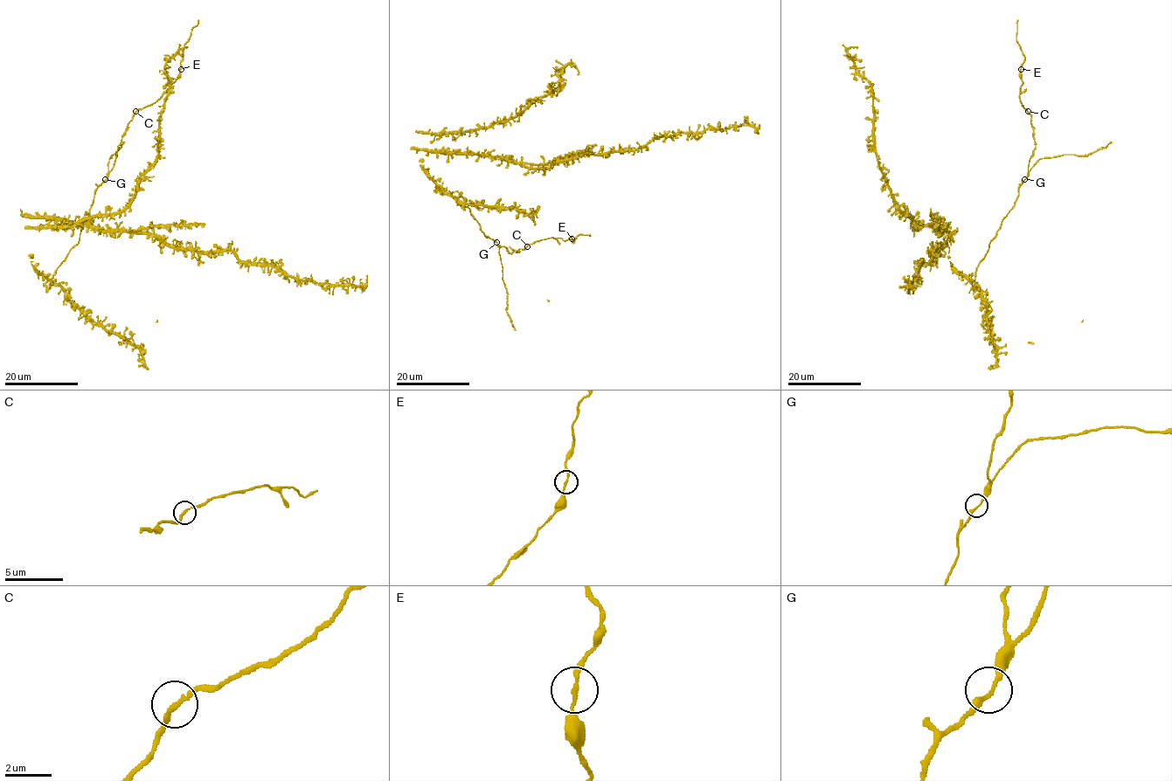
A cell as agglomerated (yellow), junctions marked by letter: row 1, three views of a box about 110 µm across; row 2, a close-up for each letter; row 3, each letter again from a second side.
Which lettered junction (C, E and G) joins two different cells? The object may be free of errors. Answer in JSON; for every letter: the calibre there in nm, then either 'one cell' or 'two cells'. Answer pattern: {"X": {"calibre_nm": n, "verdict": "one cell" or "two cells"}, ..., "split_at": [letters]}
{"C": {"calibre_nm": 190, "verdict": "one cell"}, "E": {"calibre_nm": 180, "verdict": "one cell"}, "G": {"calibre_nm": 180, "verdict": "one cell"}, "split_at": []}

